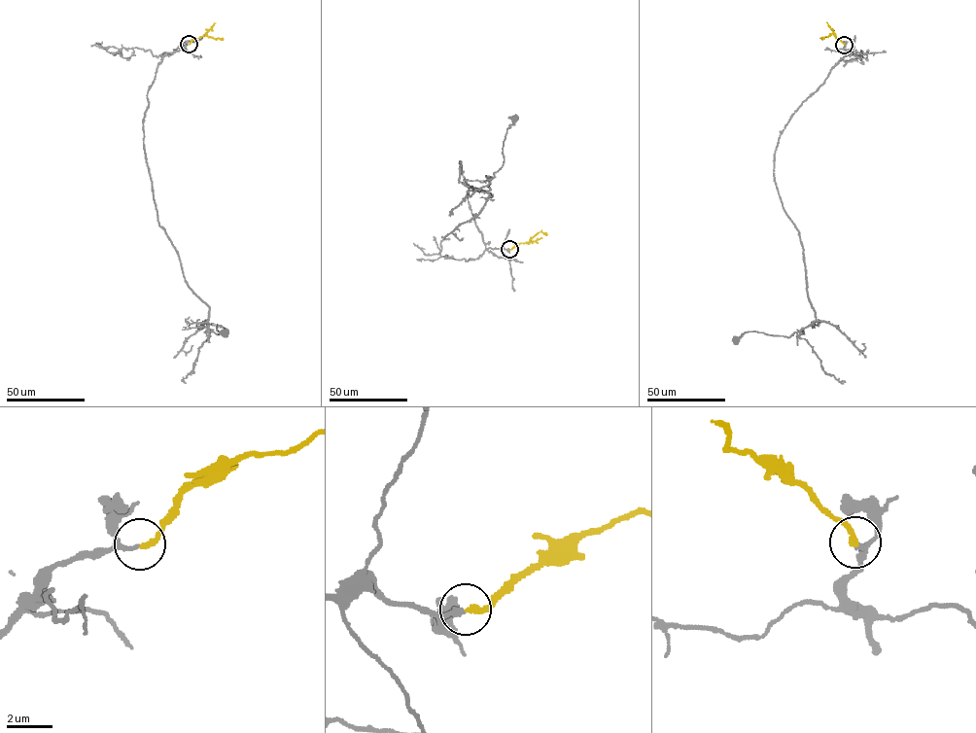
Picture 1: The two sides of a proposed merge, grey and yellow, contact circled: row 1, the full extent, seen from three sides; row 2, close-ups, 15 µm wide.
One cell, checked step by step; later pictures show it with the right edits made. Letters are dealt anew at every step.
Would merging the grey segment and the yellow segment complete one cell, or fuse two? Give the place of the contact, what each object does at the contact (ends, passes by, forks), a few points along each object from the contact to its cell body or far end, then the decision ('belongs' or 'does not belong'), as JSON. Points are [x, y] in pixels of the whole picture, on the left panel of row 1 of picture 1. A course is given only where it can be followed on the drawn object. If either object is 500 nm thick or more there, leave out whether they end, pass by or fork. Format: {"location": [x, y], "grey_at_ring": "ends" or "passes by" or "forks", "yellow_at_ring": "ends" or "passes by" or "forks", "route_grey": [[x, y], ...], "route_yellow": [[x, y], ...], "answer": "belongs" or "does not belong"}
{"location": [189, 44], "grey_at_ring": "ends", "yellow_at_ring": "ends", "route_grey": [[189, 44], [162, 56], [148, 90], [146, 161], [158, 225], [185, 281], [209, 306], [208, 328], [225, 332]], "route_yellow": [[189, 44], [205, 34], [223, 39]], "answer": "belongs"}

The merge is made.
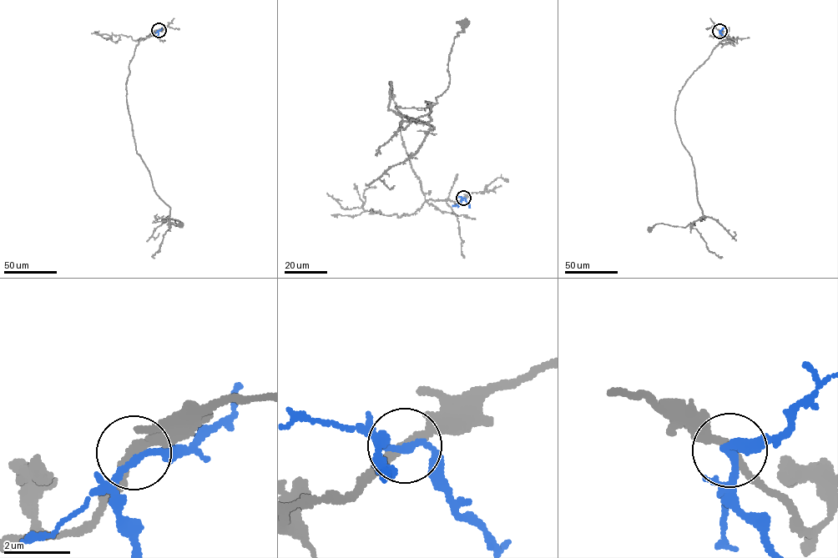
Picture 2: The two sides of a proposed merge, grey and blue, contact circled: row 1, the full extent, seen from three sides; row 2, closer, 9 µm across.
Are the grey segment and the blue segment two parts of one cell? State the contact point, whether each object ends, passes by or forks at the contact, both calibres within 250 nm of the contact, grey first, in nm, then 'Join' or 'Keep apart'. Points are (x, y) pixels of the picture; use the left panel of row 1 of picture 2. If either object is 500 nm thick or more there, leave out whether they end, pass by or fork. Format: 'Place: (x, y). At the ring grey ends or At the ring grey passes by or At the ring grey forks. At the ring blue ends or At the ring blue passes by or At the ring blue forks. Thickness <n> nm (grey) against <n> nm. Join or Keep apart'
Place: (159, 30). At the ring grey passes by. At the ring blue passes by. Thickness 240 nm (grey) against 200 nm. Keep apart

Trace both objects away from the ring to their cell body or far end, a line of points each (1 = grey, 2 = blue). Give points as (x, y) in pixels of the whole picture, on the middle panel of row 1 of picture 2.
1: (462, 198), (425, 198), (389, 81), (388, 109), (433, 129), (430, 109), (447, 88), (449, 54), (465, 22)
2: (462, 198), (452, 206)

